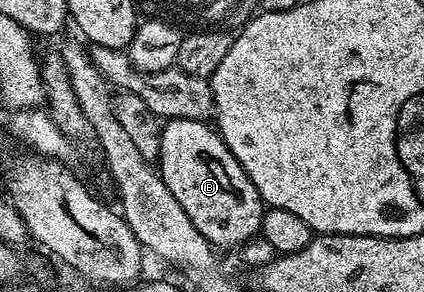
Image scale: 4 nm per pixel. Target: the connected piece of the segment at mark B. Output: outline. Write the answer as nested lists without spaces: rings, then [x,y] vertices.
[[[190,119],[167,122],[161,131],[158,172],[166,187],[170,187],[170,195],[186,211],[190,223],[217,250],[235,250],[259,234],[266,206],[238,159],[234,159],[211,124]]]

